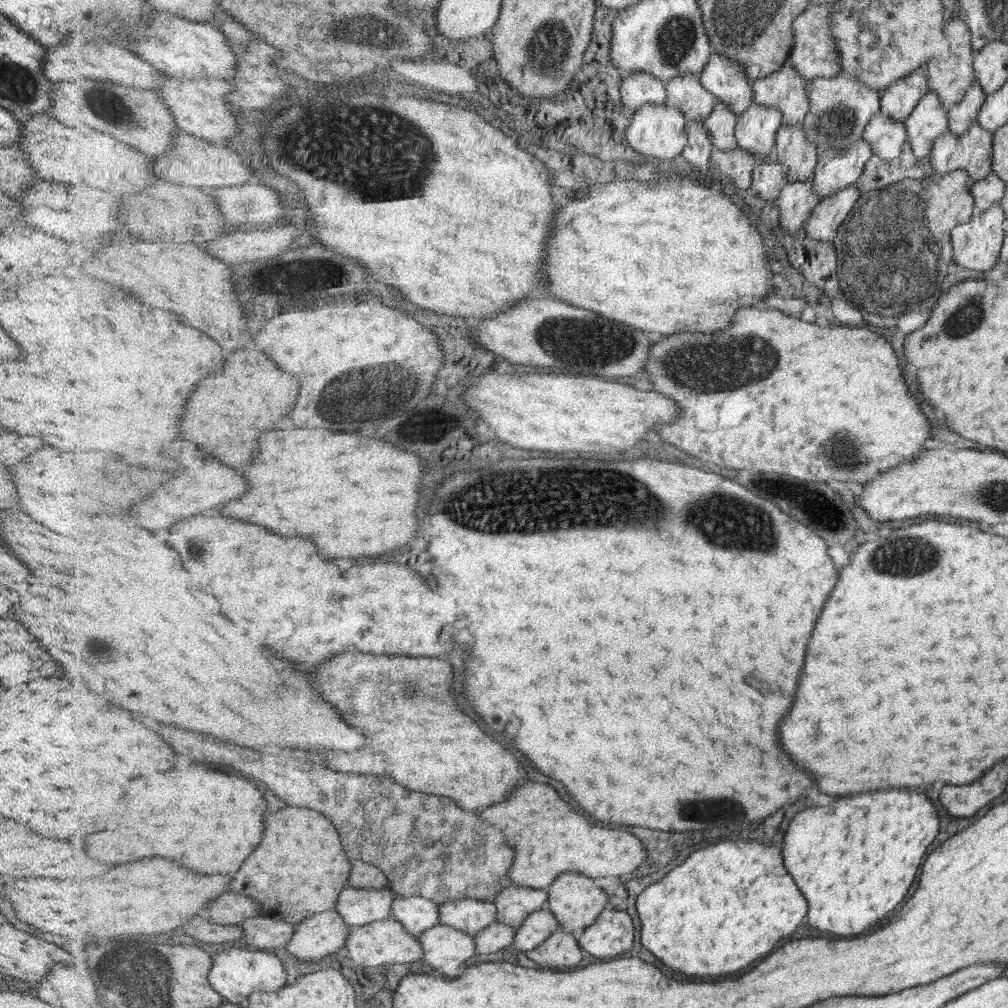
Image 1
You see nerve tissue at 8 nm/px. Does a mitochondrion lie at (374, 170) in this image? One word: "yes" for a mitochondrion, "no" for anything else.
yes

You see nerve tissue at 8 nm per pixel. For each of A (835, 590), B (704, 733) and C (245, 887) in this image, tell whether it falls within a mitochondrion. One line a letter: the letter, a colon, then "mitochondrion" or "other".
A: other
B: other
C: other

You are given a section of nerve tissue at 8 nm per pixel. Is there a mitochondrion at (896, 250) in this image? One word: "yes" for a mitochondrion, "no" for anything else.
yes

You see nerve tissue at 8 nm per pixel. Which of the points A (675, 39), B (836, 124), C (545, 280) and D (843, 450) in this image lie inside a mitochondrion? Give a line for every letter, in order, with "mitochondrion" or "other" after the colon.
A: mitochondrion
B: mitochondrion
C: other
D: mitochondrion

